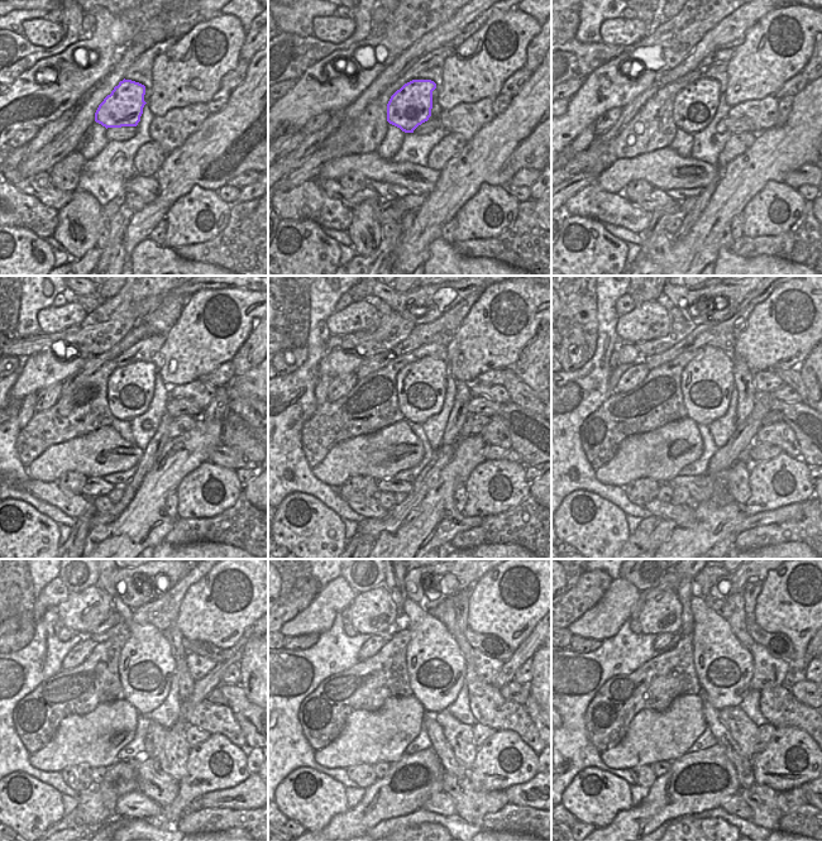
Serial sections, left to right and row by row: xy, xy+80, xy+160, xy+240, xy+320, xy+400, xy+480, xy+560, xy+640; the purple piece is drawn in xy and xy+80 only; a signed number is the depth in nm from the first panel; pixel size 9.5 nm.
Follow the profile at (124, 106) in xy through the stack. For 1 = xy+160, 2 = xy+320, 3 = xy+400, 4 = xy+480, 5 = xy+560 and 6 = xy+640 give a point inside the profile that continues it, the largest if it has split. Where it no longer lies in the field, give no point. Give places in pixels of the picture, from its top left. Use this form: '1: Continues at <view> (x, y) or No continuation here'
1: Continues at xy+160 (694, 106)
2: Continues at xy+320 (421, 385)
3: Continues at xy+400 (707, 382)
4: Continues at xy+480 (146, 665)
5: Continues at xy+560 (435, 665)
6: Continues at xy+640 (723, 667).

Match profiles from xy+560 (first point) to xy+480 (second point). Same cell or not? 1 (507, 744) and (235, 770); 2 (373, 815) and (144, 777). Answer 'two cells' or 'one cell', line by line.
1: one cell
2: two cells

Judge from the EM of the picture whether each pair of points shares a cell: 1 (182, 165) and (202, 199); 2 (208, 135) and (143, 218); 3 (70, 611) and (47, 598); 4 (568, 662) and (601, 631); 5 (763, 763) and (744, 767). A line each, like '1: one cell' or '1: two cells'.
1: two cells
2: one cell
3: two cells
4: two cells
5: two cells

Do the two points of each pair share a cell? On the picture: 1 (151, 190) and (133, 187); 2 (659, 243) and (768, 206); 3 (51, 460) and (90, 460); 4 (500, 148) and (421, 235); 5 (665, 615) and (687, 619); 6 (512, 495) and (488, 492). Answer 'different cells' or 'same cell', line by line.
1: same cell
2: different cells
3: same cell
4: same cell
5: different cells
6: same cell

